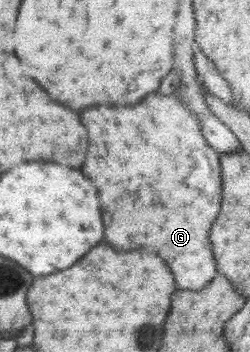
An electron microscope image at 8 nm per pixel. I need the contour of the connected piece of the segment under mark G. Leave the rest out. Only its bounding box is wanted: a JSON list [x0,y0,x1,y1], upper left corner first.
[80,93,223,291]

